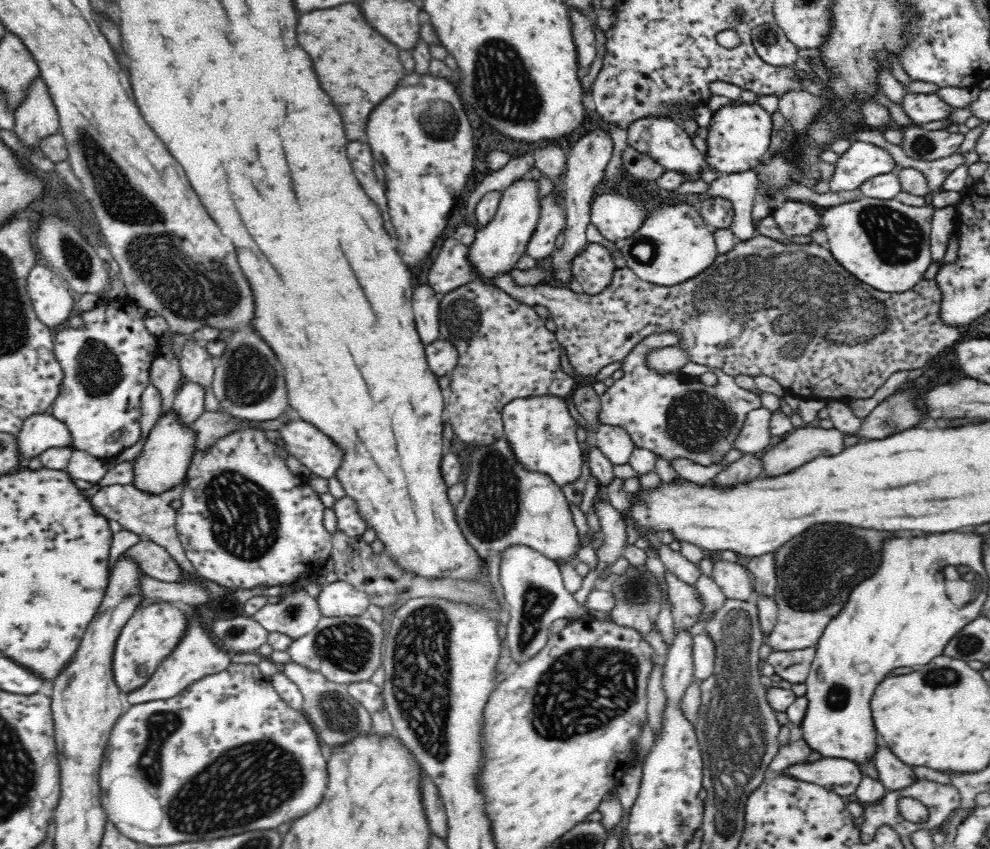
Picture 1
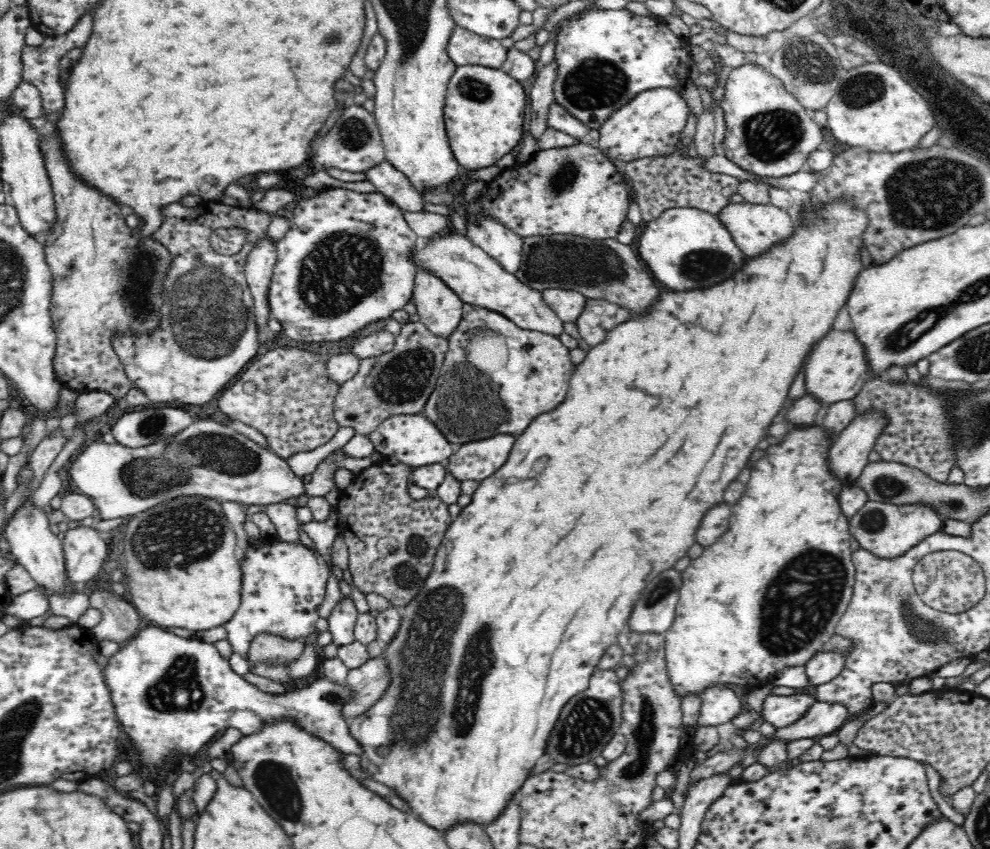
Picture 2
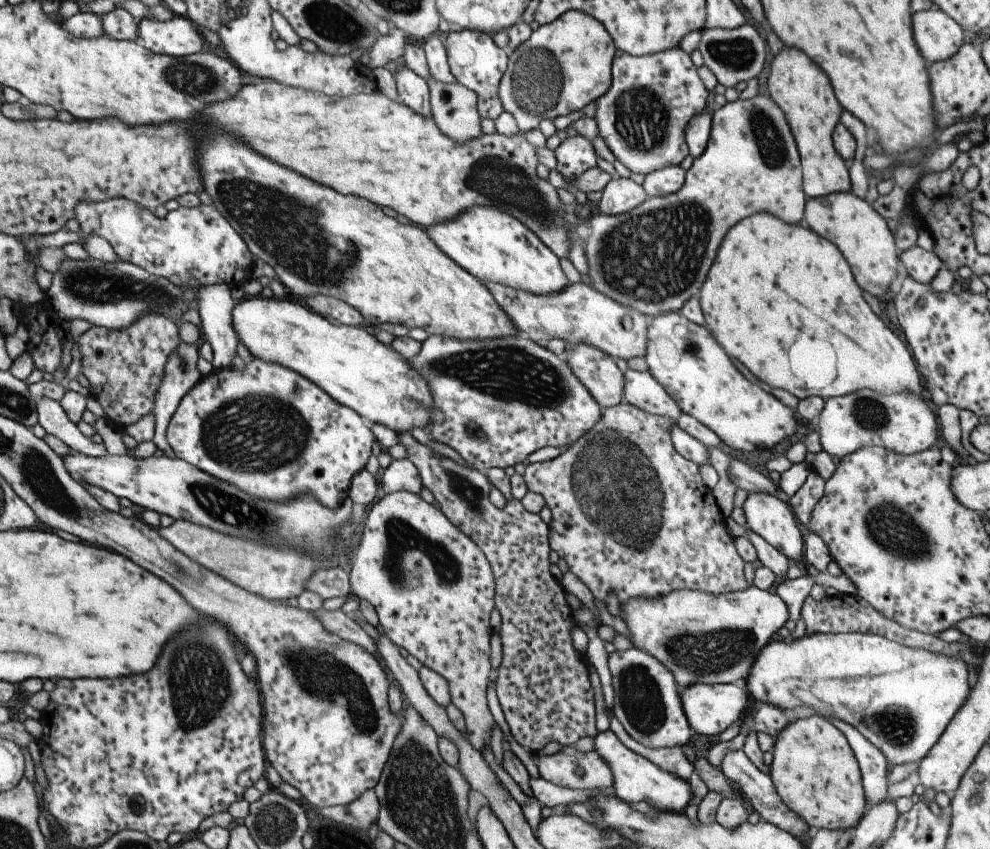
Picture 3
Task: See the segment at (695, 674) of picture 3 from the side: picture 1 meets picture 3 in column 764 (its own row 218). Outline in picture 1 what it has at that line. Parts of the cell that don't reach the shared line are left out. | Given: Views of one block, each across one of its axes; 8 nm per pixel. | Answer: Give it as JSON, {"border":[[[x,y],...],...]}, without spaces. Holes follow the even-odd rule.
{"border":[[[625,192],[597,193],[591,204],[591,223],[602,237],[618,242],[630,238],[648,216],[646,202],[632,199]]]}

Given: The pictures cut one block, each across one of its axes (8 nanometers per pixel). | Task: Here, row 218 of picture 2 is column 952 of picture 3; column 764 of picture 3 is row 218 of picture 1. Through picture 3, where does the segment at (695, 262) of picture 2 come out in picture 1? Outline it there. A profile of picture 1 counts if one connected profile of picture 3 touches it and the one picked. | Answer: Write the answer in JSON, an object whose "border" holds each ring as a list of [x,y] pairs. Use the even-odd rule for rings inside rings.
{"border":[[[686,203],[659,204],[630,238],[617,243],[627,267],[642,280],[660,286],[674,286],[698,276],[719,255],[712,229],[701,213]]]}

